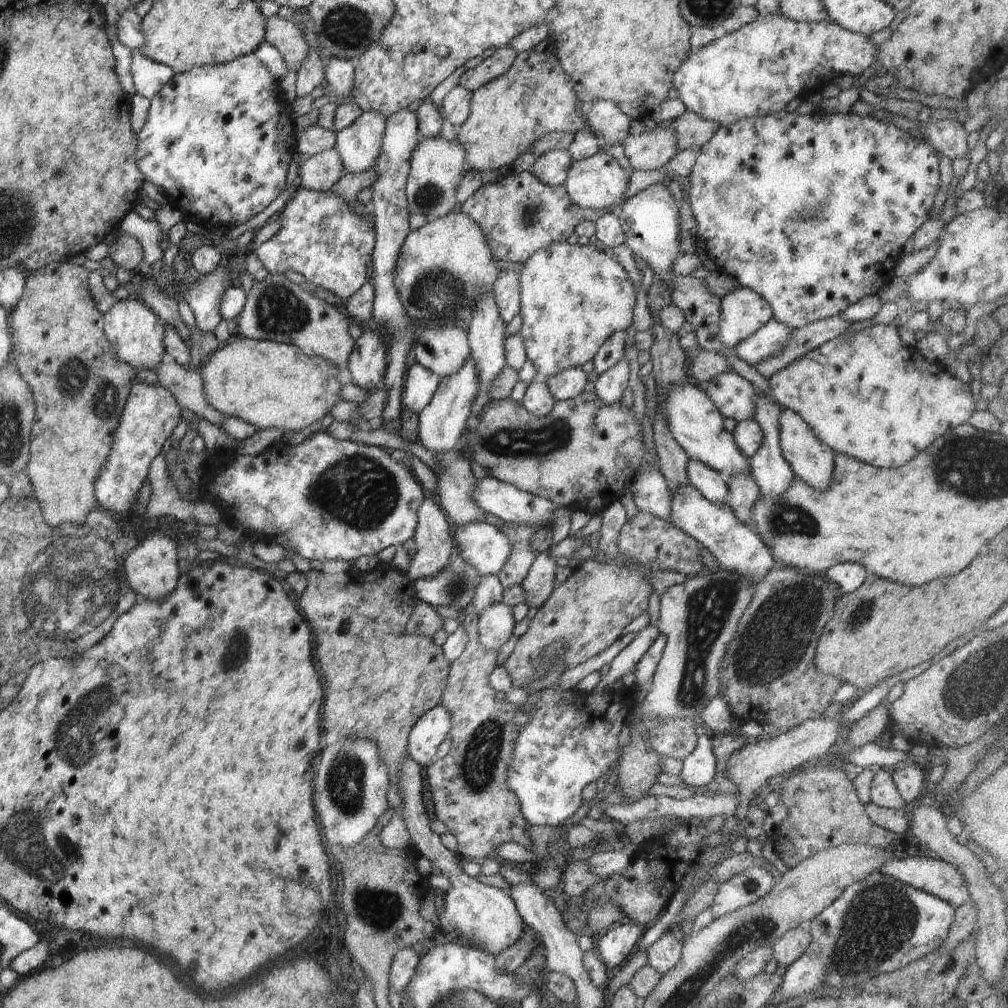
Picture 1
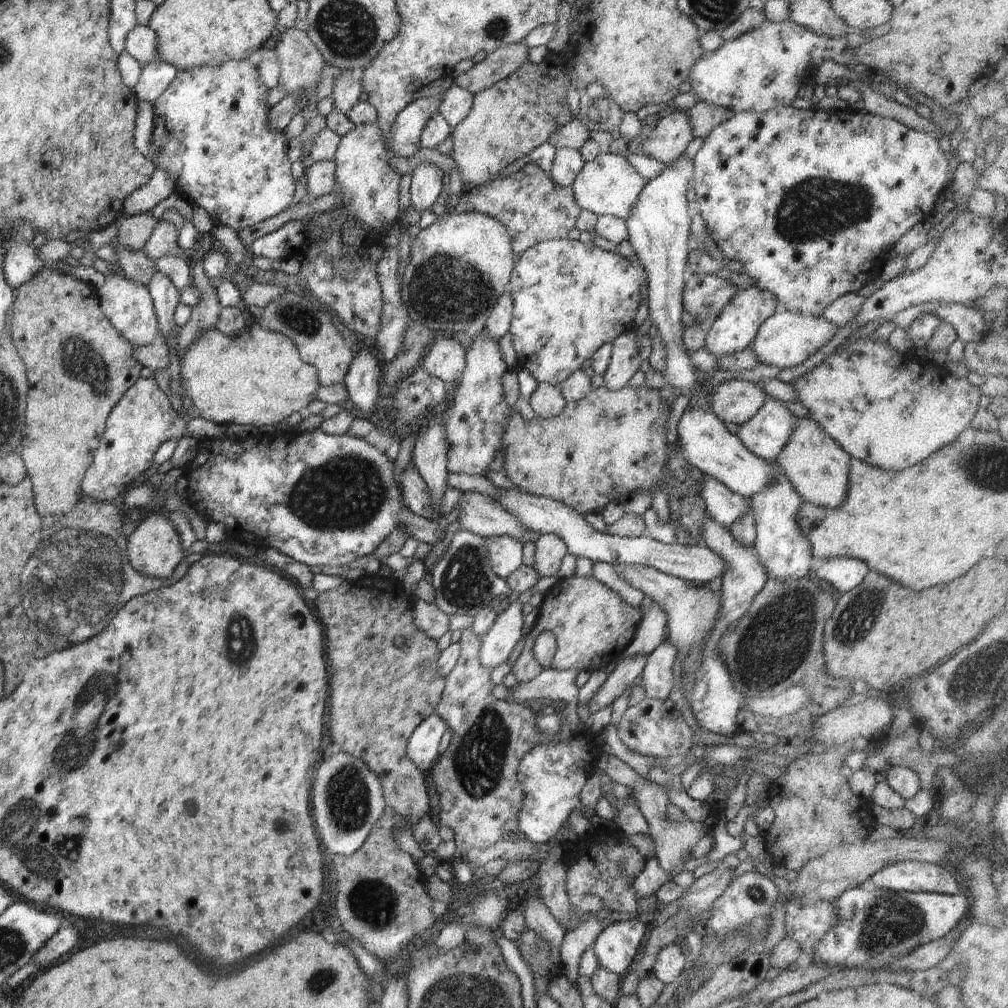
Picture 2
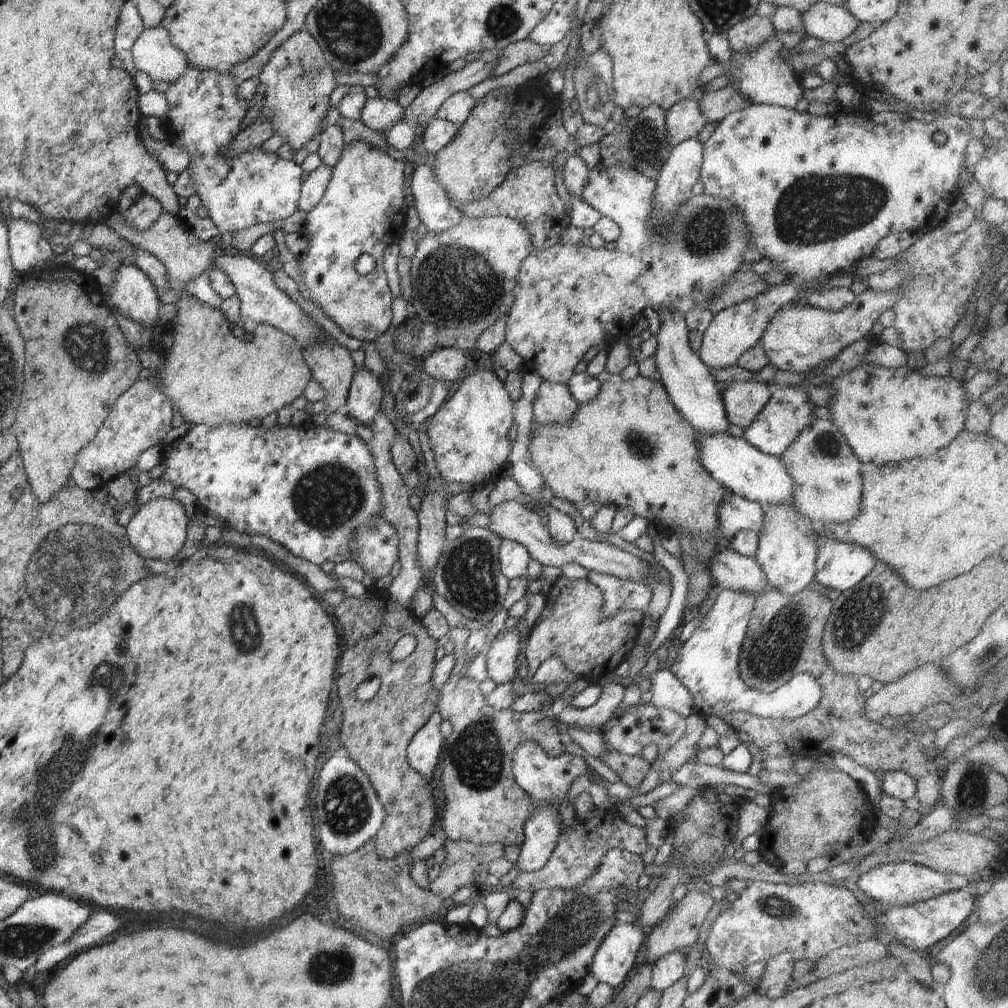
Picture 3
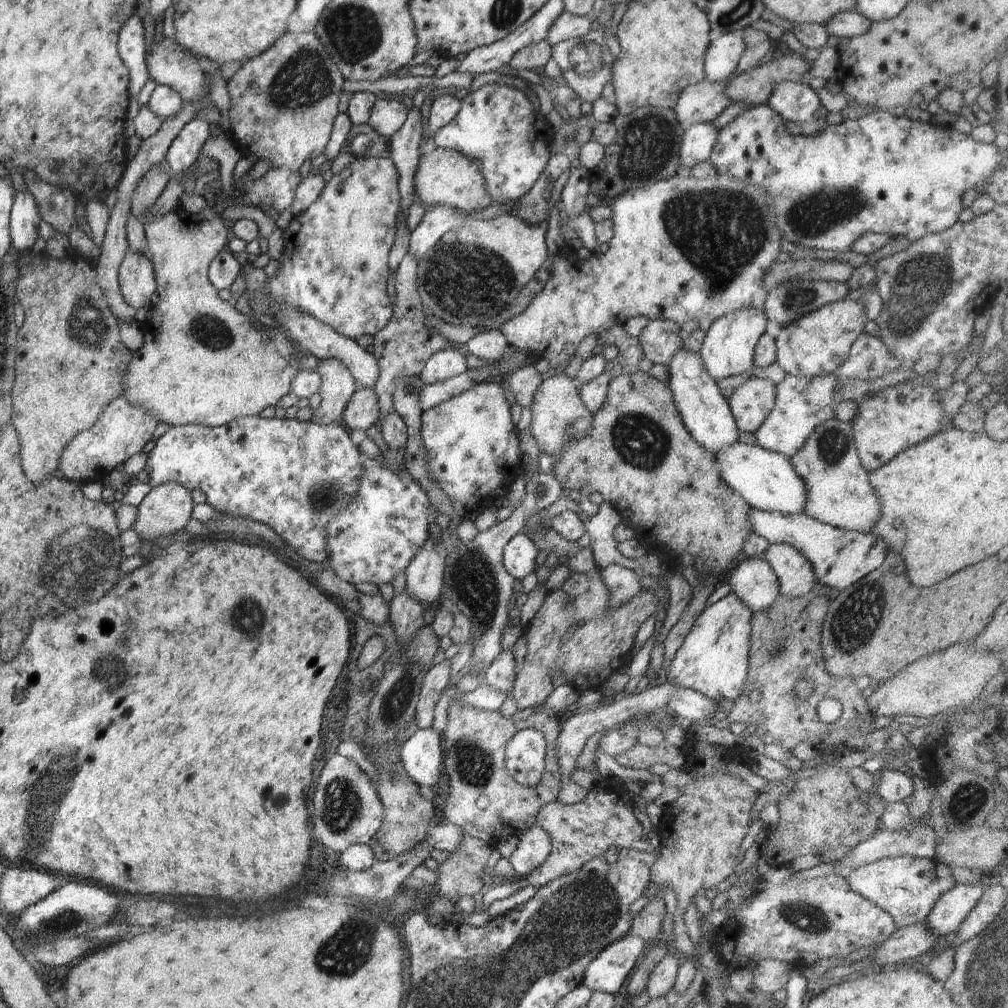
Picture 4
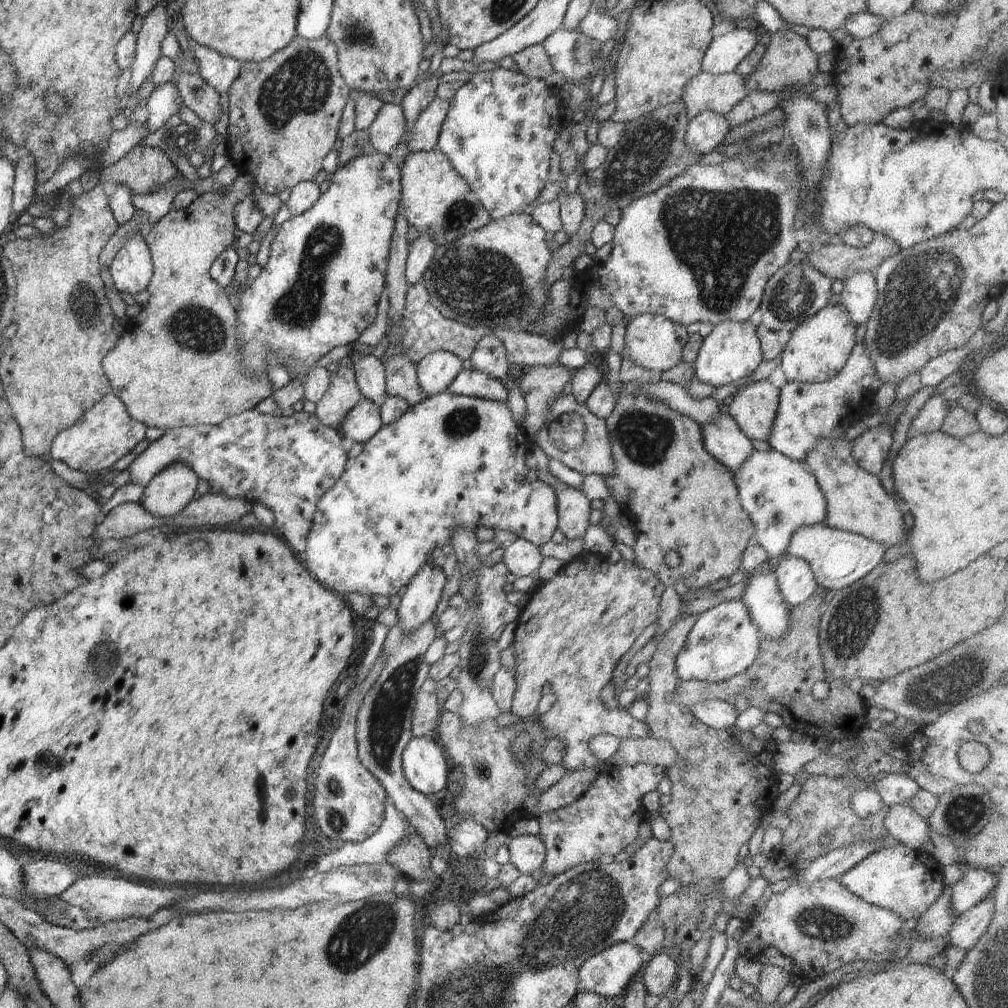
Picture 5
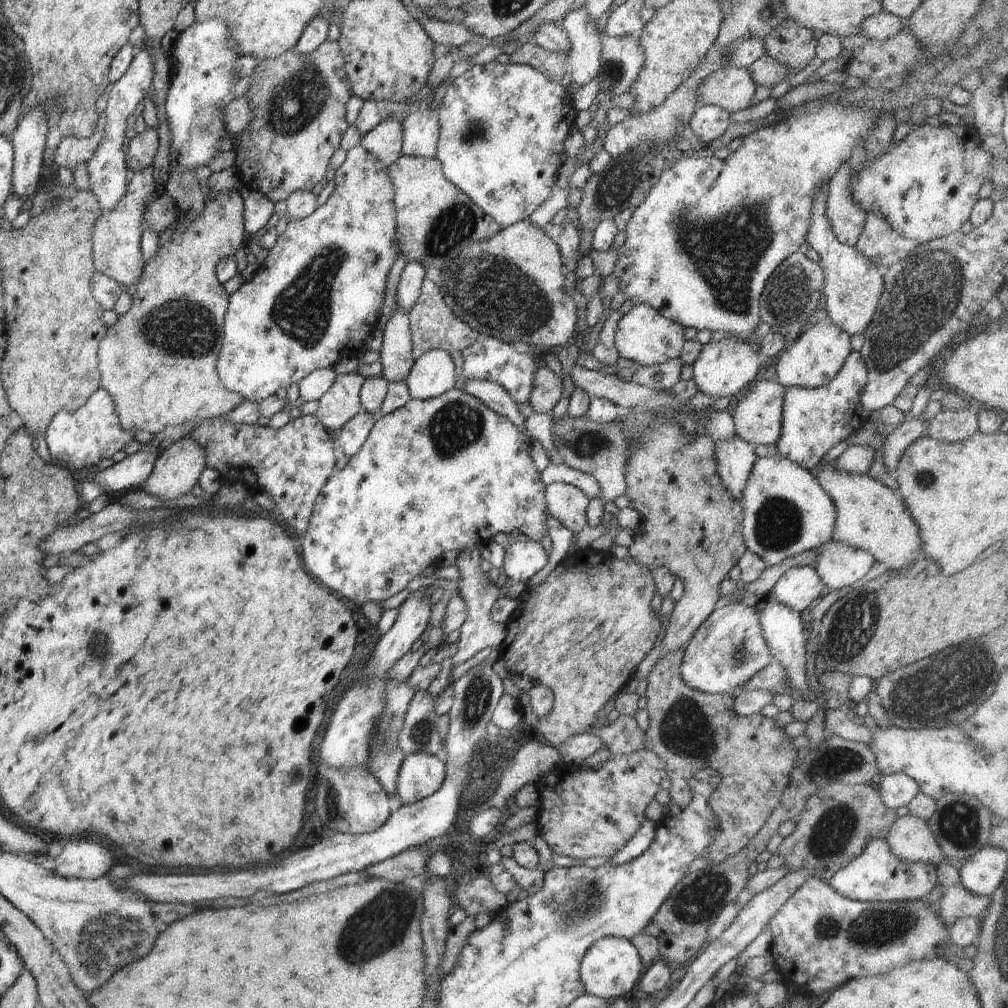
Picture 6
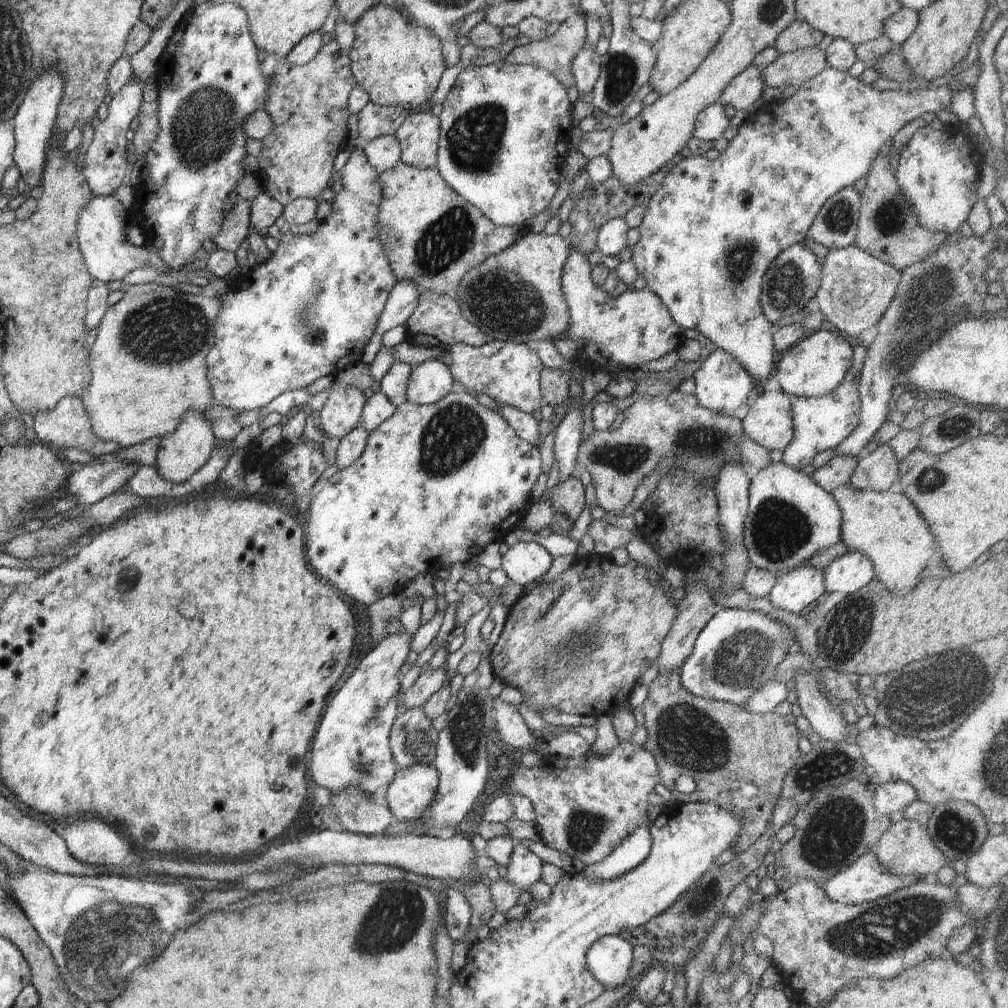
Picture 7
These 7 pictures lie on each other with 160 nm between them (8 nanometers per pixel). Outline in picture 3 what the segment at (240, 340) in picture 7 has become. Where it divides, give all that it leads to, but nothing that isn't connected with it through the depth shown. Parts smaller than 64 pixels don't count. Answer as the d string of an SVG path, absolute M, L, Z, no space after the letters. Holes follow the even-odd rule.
M354 141L350 144L345 145L336 166L333 166L331 170L331 179L328 183L326 192L324 196L320 199L320 202L310 211L306 213L305 223L302 228L303 236L310 243L310 248L308 248L307 252L301 256L298 260L300 264L300 270L302 270L302 274L304 274L302 279L302 284L299 284L300 294L305 298L305 300L309 300L313 302L316 306L320 306L322 310L325 312L328 318L332 319L336 326L340 327L340 330L347 334L350 337L358 338L358 340L362 340L364 343L374 343L375 340L383 335L386 331L389 330L390 321L392 320L392 309L391 304L395 299L392 296L392 292L388 287L388 282L386 280L386 272L384 271L384 250L390 244L397 242L399 237L402 236L405 232L405 220L406 220L406 212L407 207L409 205L409 200L405 196L405 192L402 191L404 188L404 178L408 176L409 166L406 162L397 161L393 158L390 158L385 152L382 152L379 148L373 147L364 141ZM368 253L372 258L374 258L376 262L376 266L365 276L360 275L354 266L356 266L356 260L360 258L361 254Z

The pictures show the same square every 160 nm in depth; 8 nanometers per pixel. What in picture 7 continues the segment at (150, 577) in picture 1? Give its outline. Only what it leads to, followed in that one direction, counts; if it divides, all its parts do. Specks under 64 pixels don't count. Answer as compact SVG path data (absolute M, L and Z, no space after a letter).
M197 411L185 413L178 427L168 438L162 438L160 450L158 450L157 474L171 484L183 484L187 482L208 460L215 448L217 438L212 424L204 419L204 416Z

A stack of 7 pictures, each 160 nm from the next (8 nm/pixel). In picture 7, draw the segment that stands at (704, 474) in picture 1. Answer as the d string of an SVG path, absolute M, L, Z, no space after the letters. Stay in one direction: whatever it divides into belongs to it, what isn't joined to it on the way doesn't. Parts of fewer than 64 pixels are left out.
M846 552L823 570L825 590L828 593L842 592L846 596L867 586L876 576L872 562L860 552Z

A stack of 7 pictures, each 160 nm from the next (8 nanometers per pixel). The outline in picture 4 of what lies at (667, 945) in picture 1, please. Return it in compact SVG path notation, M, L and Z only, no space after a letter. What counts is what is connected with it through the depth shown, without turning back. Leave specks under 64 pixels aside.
M672 952L654 967L646 988L647 995L651 999L665 997L670 990L673 990L681 960L682 958L676 952Z

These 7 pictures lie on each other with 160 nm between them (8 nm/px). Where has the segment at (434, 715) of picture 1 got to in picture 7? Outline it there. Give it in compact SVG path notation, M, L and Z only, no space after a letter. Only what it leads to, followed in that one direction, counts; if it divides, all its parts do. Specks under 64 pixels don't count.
M414 764L396 772L384 803L396 822L422 822L434 802L438 772L426 764Z

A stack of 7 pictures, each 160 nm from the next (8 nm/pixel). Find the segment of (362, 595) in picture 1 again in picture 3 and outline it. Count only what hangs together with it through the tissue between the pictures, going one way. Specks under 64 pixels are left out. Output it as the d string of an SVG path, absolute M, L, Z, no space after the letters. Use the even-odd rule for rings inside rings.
M376 586L367 588L367 592L369 593L368 598L360 598L360 597L351 597L345 595L344 599L338 605L334 605L329 607L330 613L332 614L336 626L340 632L341 636L341 644L342 648L340 651L340 656L337 660L337 667L335 672L338 673L338 678L336 679L336 692L338 692L338 700L340 700L340 704L342 707L342 716L343 722L340 730L340 738L341 738L341 746L348 750L349 758L354 762L357 762L357 765L368 775L376 794L378 795L379 801L382 803L384 810L386 811L386 816L384 817L384 822L382 823L382 828L378 831L378 834L375 836L375 851L376 854L380 858L391 859L396 854L401 853L402 851L411 850L417 844L422 842L431 830L434 829L434 821L436 816L436 806L434 805L434 797L432 796L431 786L429 784L429 780L424 778L417 770L414 770L407 759L407 746L410 744L412 737L414 734L418 732L431 717L431 714L437 710L437 703L440 699L440 692L438 692L433 687L433 670L436 666L436 654L435 650L438 648L437 640L434 640L426 627L421 623L421 619L418 619L411 611L405 609L399 602L393 601L390 597L386 589L379 589ZM405 634L414 634L417 638L417 645L414 650L408 657L401 661L395 661L390 658L390 651L393 648L394 641L402 638ZM373 676L377 676L380 678L380 688L378 692L374 695L374 697L367 701L359 700L355 695L355 690L360 686L360 682L364 682L364 680L368 680L368 678L372 678Z

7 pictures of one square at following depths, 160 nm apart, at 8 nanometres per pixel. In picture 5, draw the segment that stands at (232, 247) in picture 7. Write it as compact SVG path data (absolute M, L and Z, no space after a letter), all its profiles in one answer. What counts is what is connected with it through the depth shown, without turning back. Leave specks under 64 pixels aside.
M239 174L224 193L202 193L185 210L173 208L156 222L156 226L151 226L145 232L144 238L154 268L146 288L150 298L138 317L124 324L124 332L116 346L106 354L102 366L106 370L112 393L124 404L130 418L148 428L155 427L166 432L182 426L215 426L224 418L254 409L275 390L267 374L261 377L242 374L234 326L236 311L229 301L228 289L219 286L210 275L216 258L224 250L237 245L239 231L234 221L234 208L254 191L254 176Z

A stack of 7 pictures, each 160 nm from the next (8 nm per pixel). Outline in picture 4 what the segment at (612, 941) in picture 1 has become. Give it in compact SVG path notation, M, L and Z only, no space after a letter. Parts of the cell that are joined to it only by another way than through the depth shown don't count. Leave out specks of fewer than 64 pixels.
M634 933L625 934L588 964L582 984L591 991L616 994L628 981L628 975L648 946L643 938Z

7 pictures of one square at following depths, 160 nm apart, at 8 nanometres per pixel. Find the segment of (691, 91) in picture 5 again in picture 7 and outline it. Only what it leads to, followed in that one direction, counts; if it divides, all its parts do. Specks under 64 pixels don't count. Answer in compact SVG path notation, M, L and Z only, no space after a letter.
M748 66L726 86L726 90L720 96L719 104L731 104L741 116L750 114L750 108L762 97L766 88L766 82L762 78L762 68Z

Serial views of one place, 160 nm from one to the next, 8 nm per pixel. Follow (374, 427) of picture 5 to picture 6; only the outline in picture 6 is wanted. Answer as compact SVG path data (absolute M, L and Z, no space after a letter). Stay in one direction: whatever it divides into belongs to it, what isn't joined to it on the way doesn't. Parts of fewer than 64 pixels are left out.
M364 410L352 417L338 430L334 436L338 438L342 446L342 454L353 457L362 448L376 419L373 414Z

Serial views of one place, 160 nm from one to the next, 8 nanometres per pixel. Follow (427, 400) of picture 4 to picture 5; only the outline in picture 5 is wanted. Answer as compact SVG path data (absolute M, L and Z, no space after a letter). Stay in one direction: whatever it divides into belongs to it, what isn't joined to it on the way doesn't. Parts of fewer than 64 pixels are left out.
M469 369L462 370L446 393L463 395L466 397L494 400L506 405L509 392L502 385L500 380L494 379L484 372Z

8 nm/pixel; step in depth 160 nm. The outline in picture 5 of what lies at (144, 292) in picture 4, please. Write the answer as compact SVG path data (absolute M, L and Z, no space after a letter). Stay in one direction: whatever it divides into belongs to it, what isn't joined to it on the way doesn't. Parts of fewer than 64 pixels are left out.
M130 234L109 267L114 288L129 300L146 290L153 276L154 268L144 235Z

